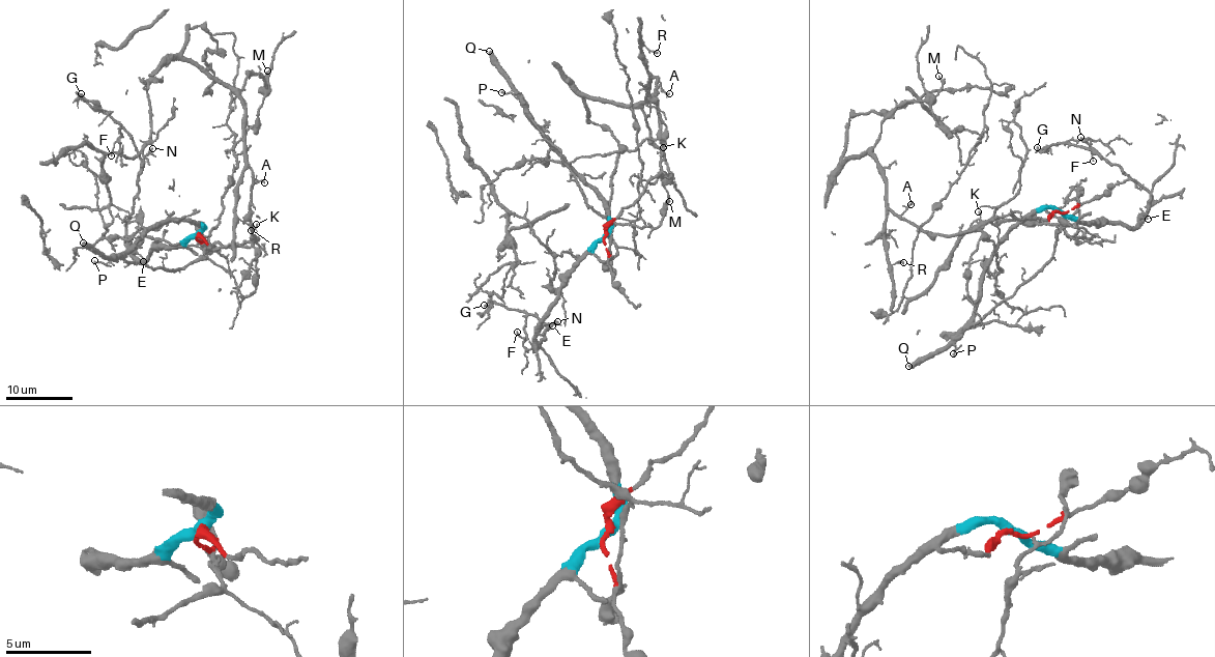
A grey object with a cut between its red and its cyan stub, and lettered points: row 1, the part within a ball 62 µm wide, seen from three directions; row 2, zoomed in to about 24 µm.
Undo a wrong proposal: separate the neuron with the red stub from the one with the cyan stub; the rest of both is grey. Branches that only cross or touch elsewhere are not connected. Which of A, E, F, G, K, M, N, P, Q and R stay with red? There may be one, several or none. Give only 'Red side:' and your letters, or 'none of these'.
Red side: A, K, M, R

